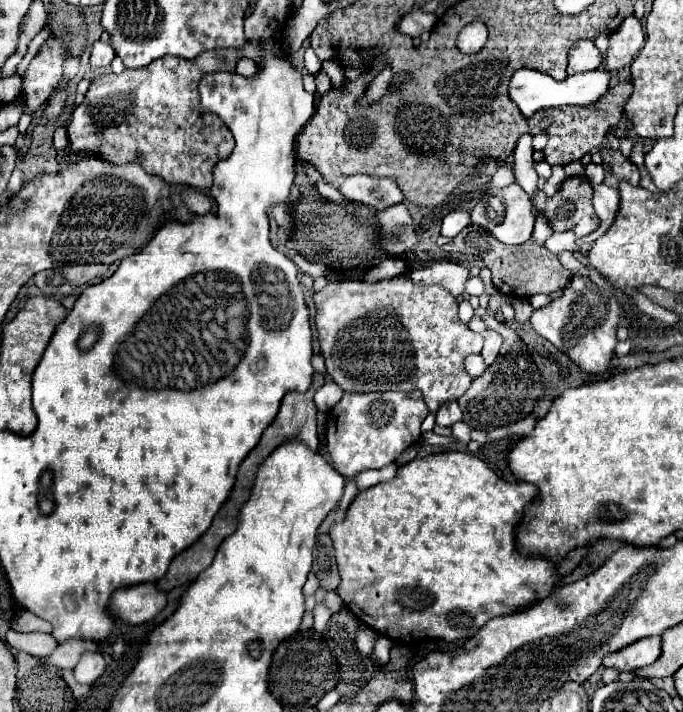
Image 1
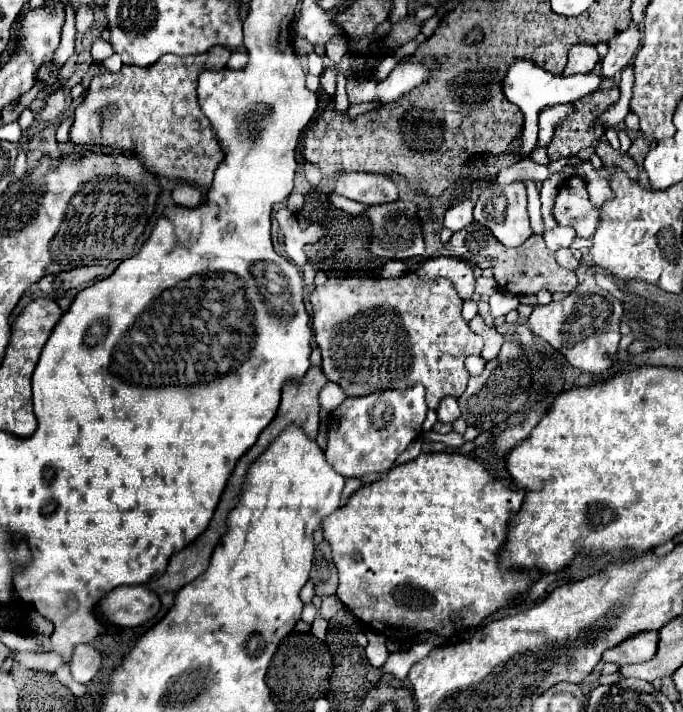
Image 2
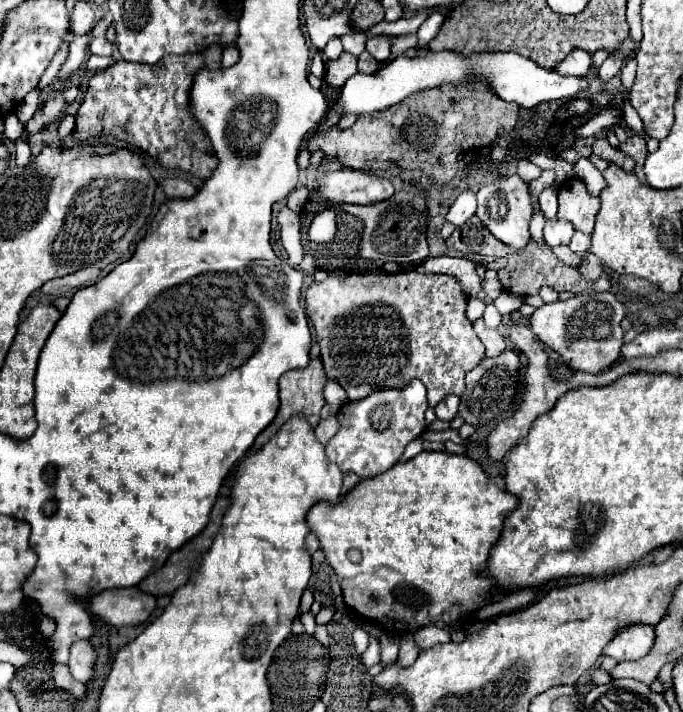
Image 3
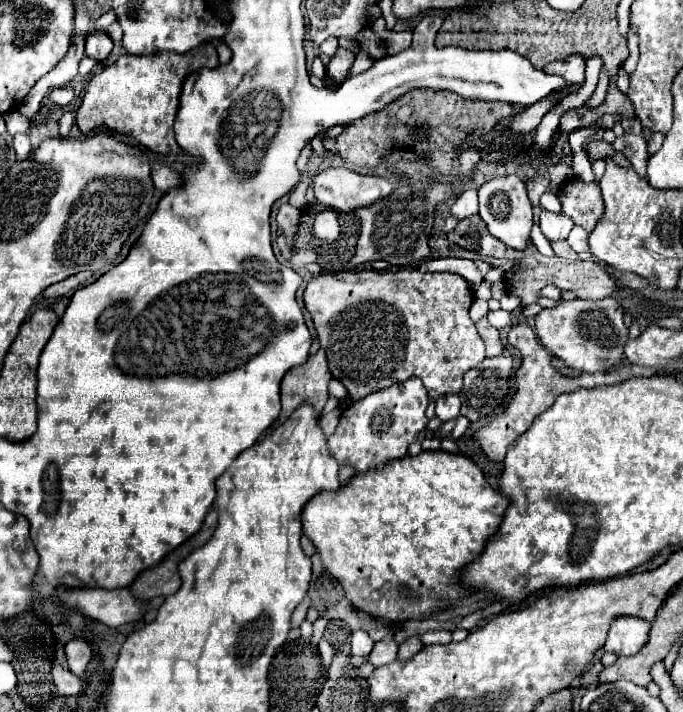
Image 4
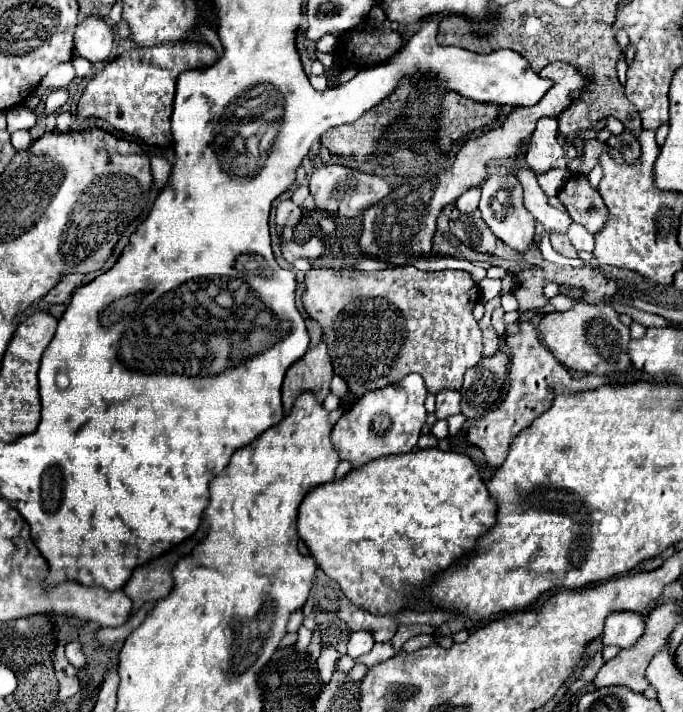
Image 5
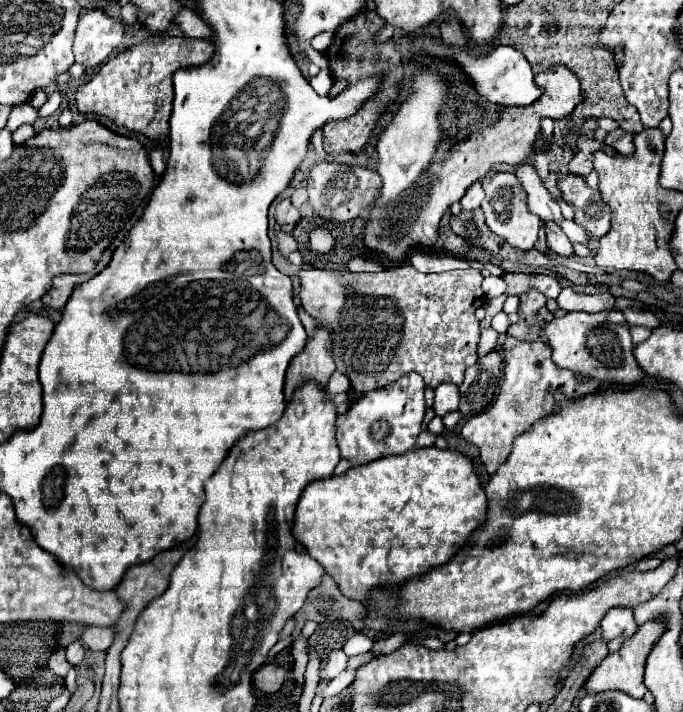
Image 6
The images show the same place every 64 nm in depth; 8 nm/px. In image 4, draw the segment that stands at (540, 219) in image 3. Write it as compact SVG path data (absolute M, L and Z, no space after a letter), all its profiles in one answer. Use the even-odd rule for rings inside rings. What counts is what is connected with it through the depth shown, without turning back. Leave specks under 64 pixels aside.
M538 224L532 228L532 242L534 242L534 246L540 250L540 254L544 254L544 256L556 256L554 250L552 250L552 246L550 246L550 242L548 242L548 238L542 236Z

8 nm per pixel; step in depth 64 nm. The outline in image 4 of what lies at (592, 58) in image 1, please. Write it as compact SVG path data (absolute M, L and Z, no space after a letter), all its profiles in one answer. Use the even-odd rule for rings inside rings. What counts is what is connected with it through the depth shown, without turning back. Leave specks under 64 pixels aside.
M570 56L568 60L550 62L542 70L546 74L556 74L556 76L564 78L568 86L584 84L584 60L580 60L580 56Z

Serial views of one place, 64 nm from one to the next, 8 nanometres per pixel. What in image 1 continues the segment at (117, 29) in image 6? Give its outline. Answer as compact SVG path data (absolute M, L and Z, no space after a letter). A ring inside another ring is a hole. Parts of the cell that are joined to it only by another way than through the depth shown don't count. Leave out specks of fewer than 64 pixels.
M94 42L94 46L92 46L92 56L90 56L90 64L94 66L94 68L104 68L104 66L108 66L110 62L112 62L112 58L114 58L114 50L112 50L112 46L110 44L106 44L106 42Z

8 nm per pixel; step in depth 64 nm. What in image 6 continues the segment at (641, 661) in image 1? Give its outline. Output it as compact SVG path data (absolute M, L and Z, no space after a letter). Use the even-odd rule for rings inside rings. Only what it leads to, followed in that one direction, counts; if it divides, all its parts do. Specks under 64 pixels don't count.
M612 608L602 618L600 628L602 628L602 638L610 642L616 636L630 638L638 630L638 624L636 624L634 614L632 614L630 608Z

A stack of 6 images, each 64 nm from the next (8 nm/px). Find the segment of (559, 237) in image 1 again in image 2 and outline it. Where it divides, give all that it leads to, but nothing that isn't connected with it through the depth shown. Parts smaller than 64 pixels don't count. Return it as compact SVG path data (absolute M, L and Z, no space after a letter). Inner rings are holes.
M556 226L554 230L544 232L544 242L550 250L558 250L558 248L568 248L572 244L574 236L576 236L576 232L572 232L572 228Z

